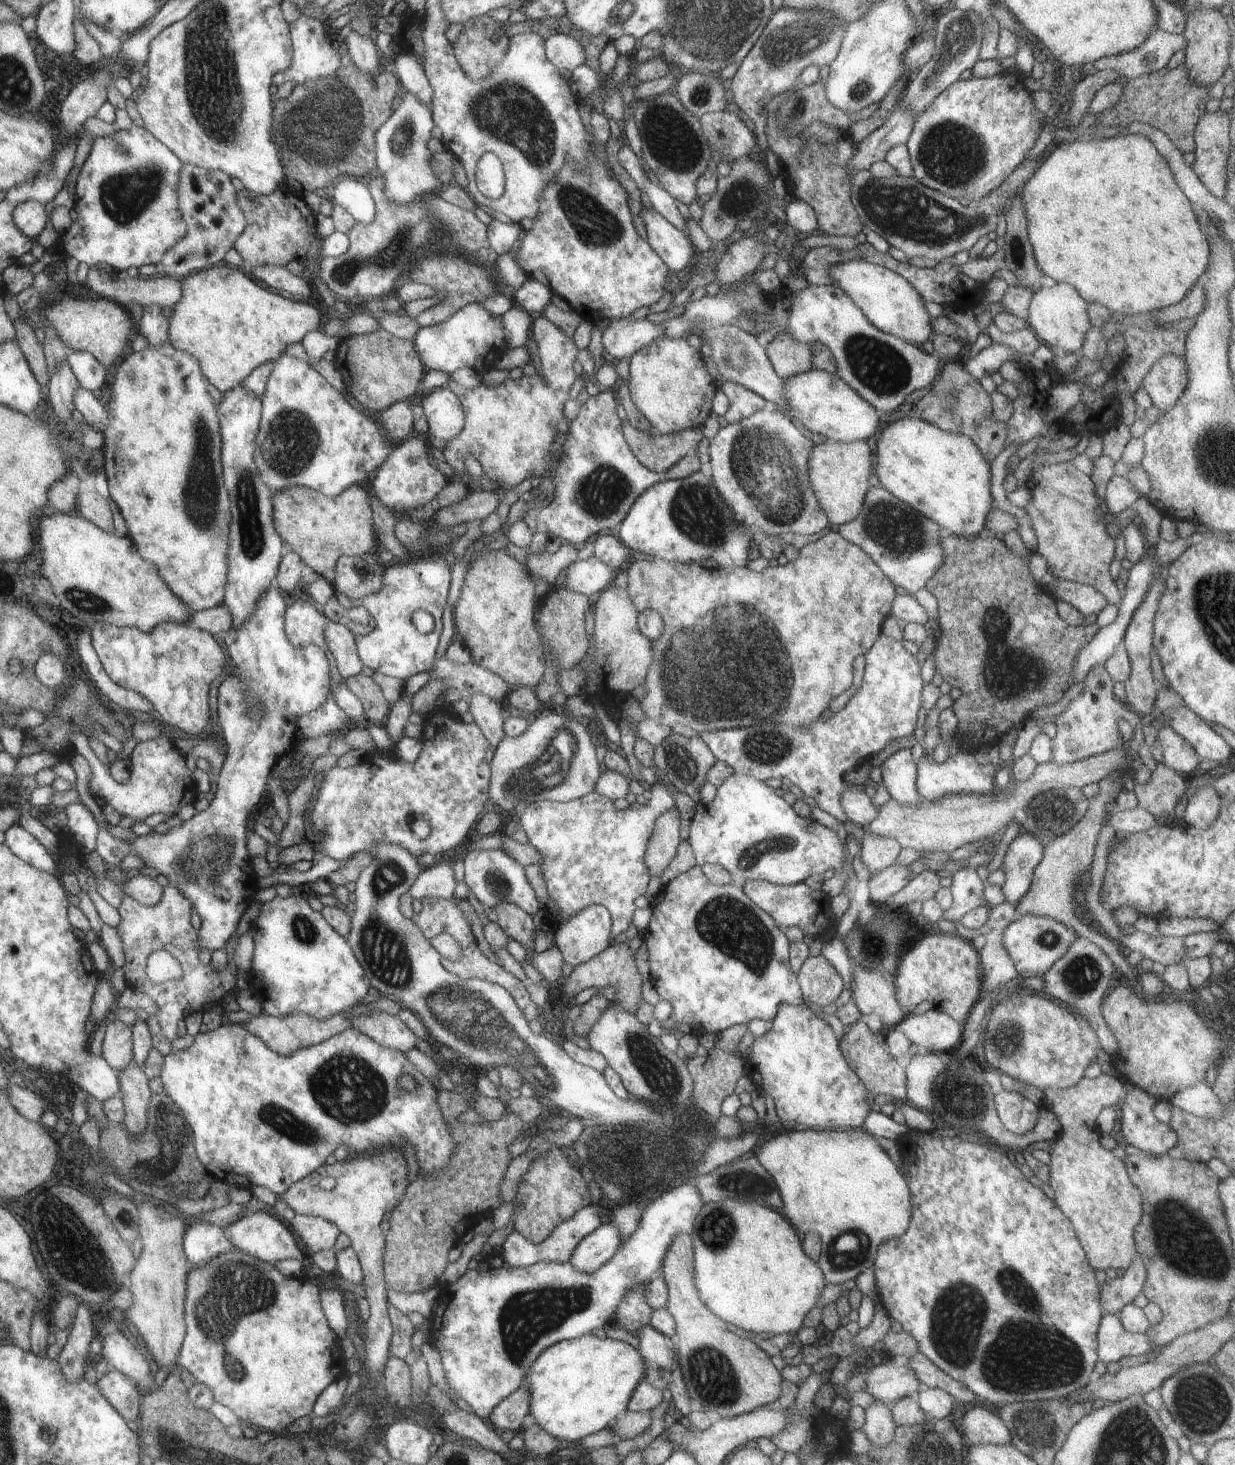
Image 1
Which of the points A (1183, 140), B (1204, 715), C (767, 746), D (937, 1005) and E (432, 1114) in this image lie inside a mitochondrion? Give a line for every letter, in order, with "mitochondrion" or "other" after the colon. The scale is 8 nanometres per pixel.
A: other
B: other
C: mitochondrion
D: other
E: other

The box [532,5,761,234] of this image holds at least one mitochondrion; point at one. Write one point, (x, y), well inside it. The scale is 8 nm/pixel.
(670, 141)

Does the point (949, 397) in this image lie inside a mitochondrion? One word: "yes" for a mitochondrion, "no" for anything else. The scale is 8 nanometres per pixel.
yes

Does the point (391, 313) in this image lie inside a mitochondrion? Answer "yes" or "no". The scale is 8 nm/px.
no

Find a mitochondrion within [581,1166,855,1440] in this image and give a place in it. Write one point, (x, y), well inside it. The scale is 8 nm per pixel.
(710, 1376)

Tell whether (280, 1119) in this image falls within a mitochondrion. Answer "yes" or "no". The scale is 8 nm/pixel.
yes

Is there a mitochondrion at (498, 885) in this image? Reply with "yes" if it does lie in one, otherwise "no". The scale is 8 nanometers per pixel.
yes

